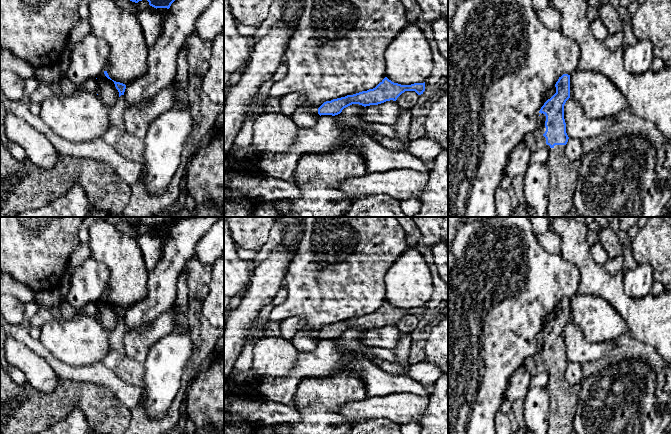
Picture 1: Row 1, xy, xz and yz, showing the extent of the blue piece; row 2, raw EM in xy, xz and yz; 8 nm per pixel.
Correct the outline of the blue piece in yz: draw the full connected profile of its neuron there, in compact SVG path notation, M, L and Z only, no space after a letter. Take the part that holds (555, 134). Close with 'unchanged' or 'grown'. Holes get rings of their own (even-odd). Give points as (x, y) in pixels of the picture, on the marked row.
M563 74L555 84L556 93L548 99L538 113L541 126L525 136L531 152L548 151L545 162L549 169L550 190L548 217L563 217L573 207L581 159L570 160L566 154L568 135L564 119L564 105L570 98L570 75Z; grown

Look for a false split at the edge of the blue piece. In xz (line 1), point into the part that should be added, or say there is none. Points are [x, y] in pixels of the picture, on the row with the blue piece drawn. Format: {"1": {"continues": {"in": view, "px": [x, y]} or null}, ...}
{"1": {"continues": null}}

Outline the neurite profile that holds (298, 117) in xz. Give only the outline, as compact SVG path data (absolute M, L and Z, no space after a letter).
M303 0L304 8L301 13L297 28L287 45L284 62L288 67L288 73L285 78L274 82L269 91L269 96L282 97L289 93L303 93L305 96L304 103L291 116L292 121L298 128L309 128L316 124L319 114L313 113L313 108L319 108L324 102L333 99L353 95L362 91L375 88L386 77L384 53L391 41L409 24L406 18L406 9L401 0Z

